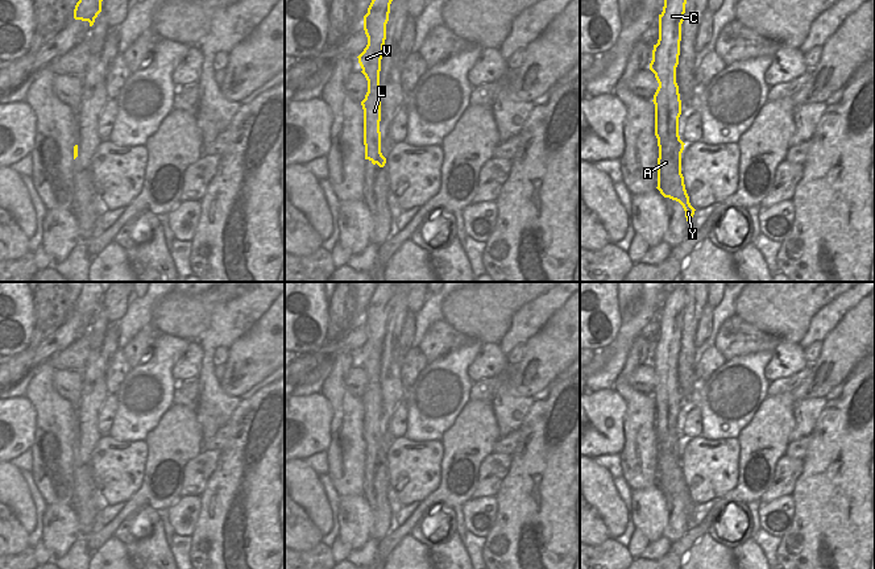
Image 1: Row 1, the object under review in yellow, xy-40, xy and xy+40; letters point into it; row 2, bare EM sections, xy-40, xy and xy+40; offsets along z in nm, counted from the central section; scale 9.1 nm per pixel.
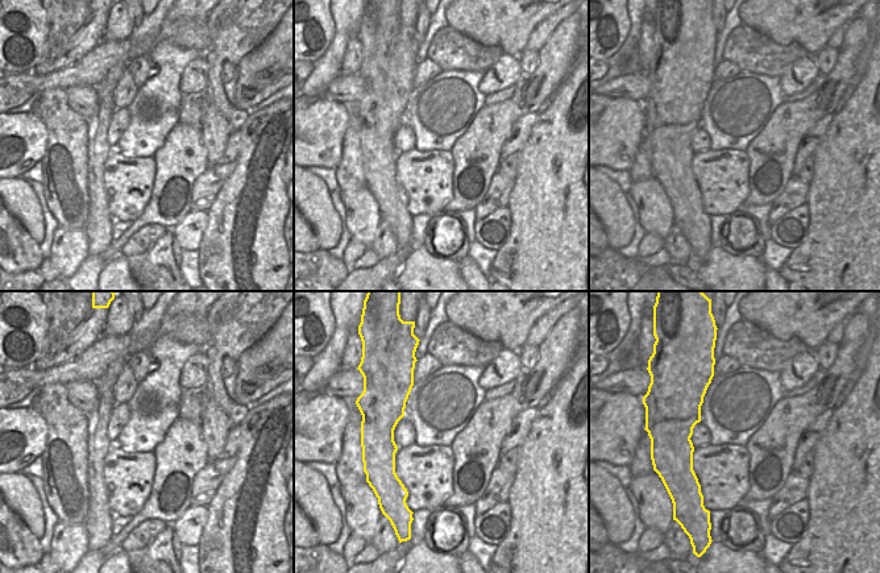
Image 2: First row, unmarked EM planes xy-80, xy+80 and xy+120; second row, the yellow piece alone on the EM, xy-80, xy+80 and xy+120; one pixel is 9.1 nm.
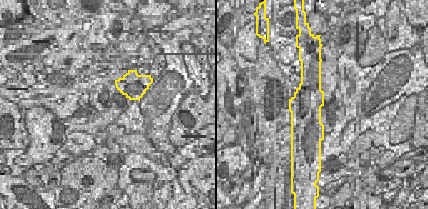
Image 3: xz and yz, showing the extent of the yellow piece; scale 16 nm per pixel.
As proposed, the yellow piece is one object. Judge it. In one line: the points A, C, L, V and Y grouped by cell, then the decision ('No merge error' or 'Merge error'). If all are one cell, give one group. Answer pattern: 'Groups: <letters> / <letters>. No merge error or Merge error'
Groups: A L Y / C V. Merge error

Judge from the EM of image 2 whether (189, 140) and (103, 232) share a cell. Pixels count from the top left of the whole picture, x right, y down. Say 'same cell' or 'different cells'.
different cells

